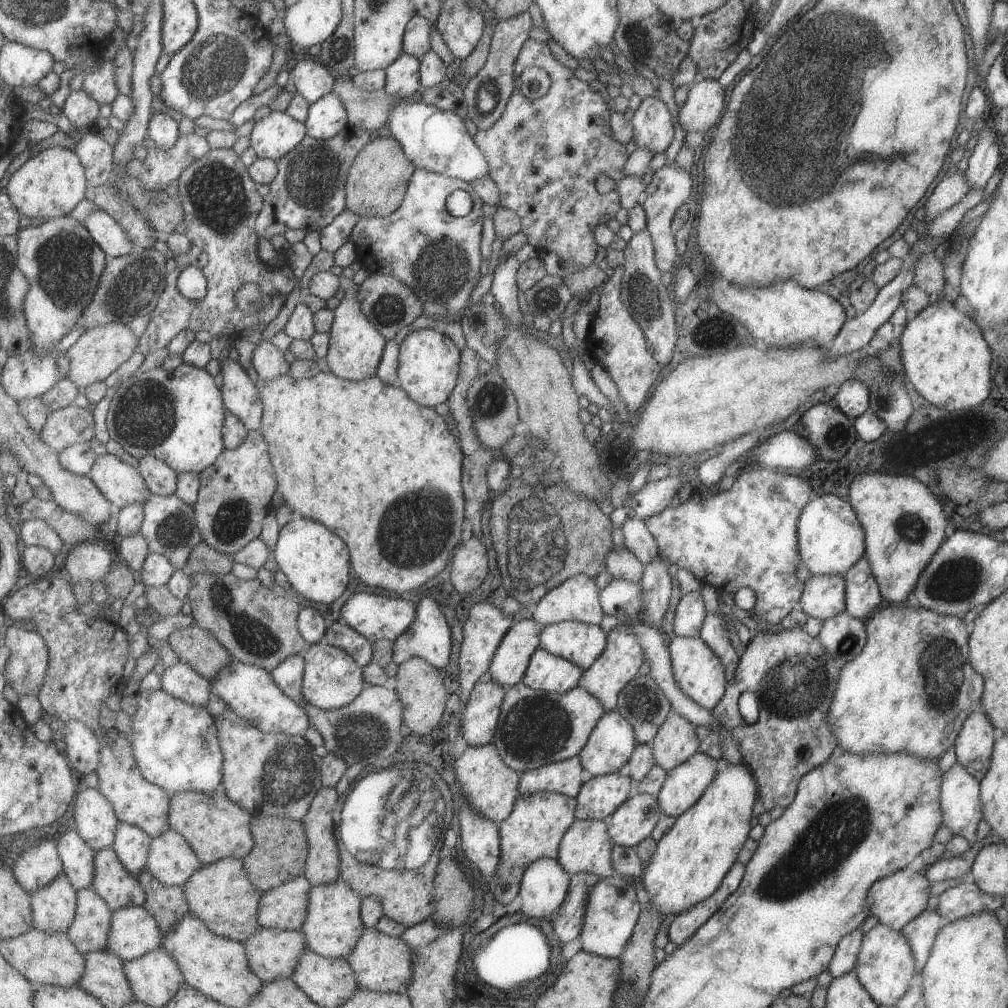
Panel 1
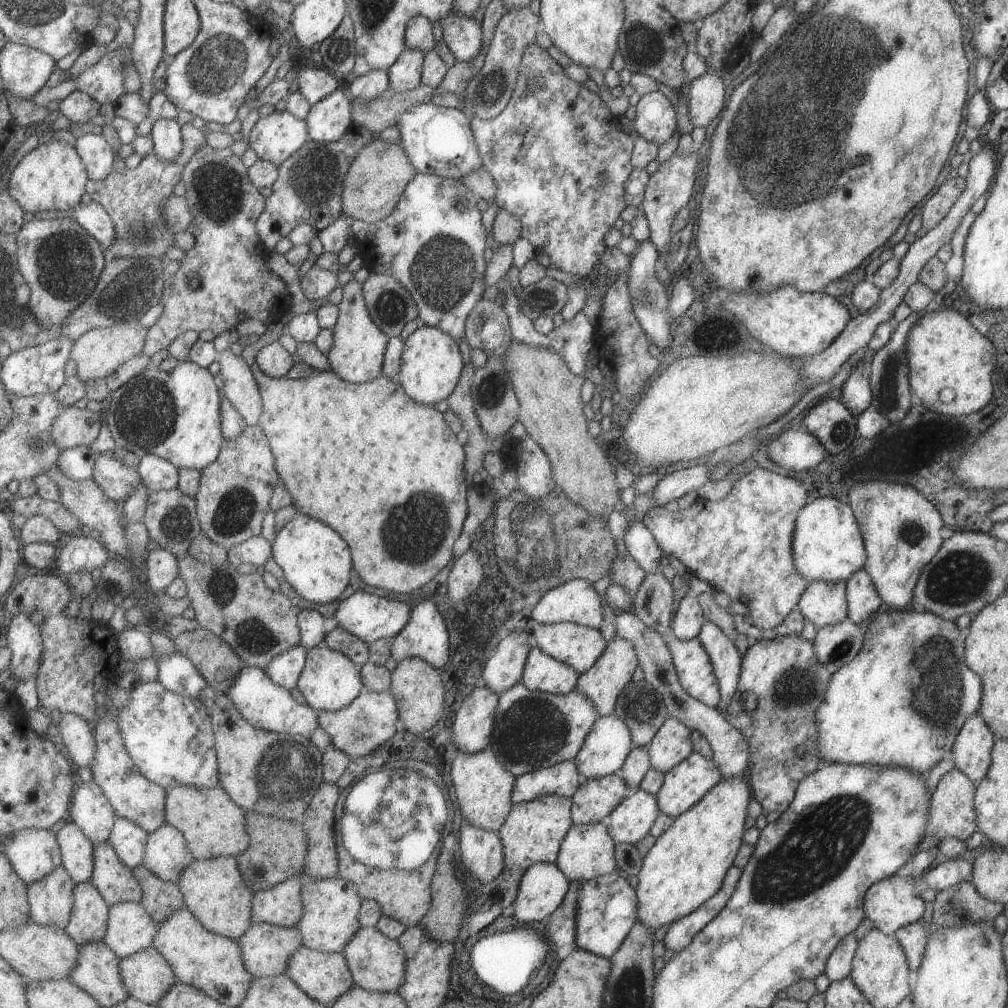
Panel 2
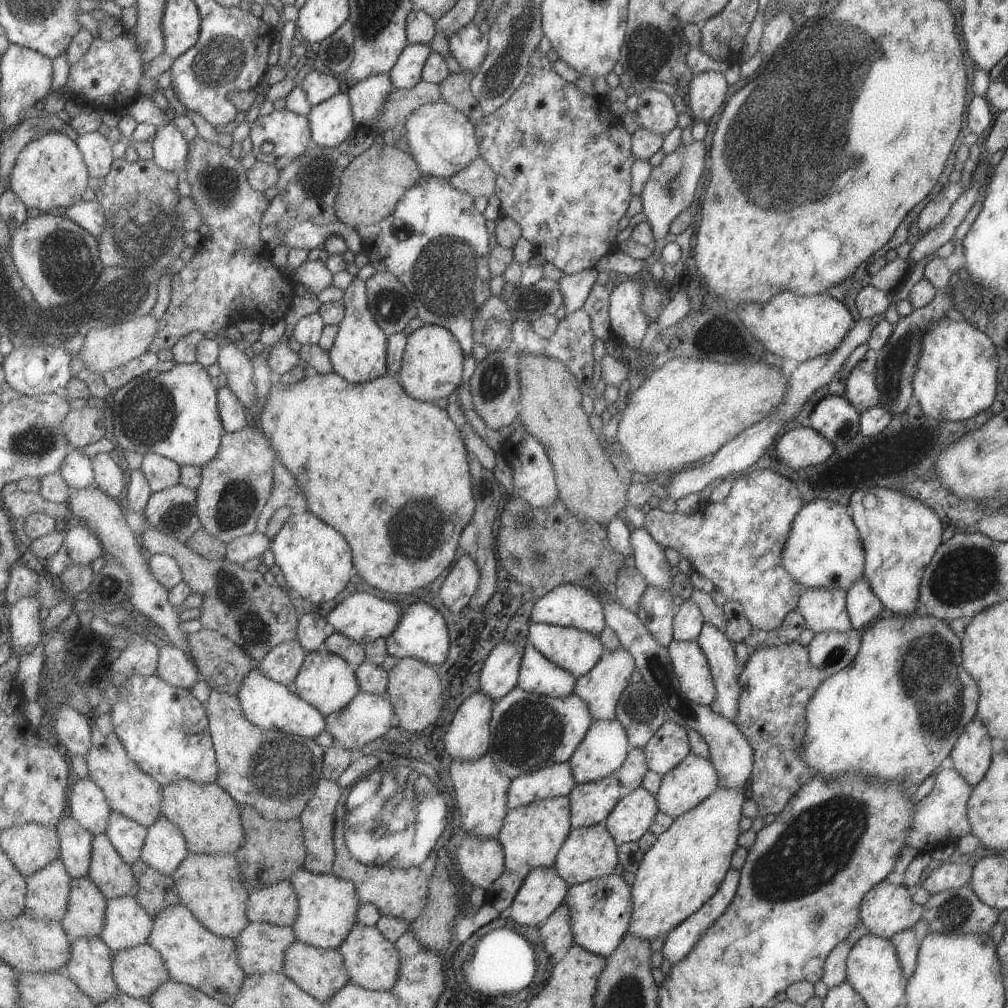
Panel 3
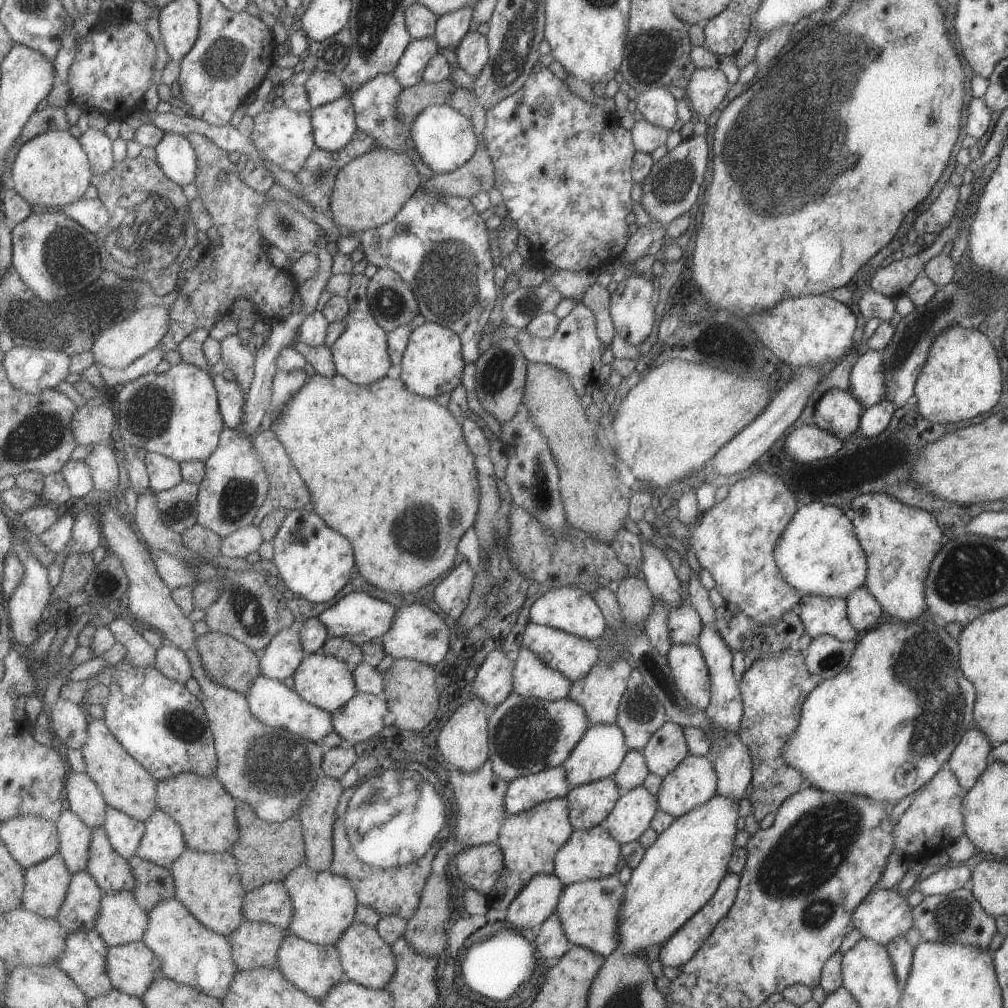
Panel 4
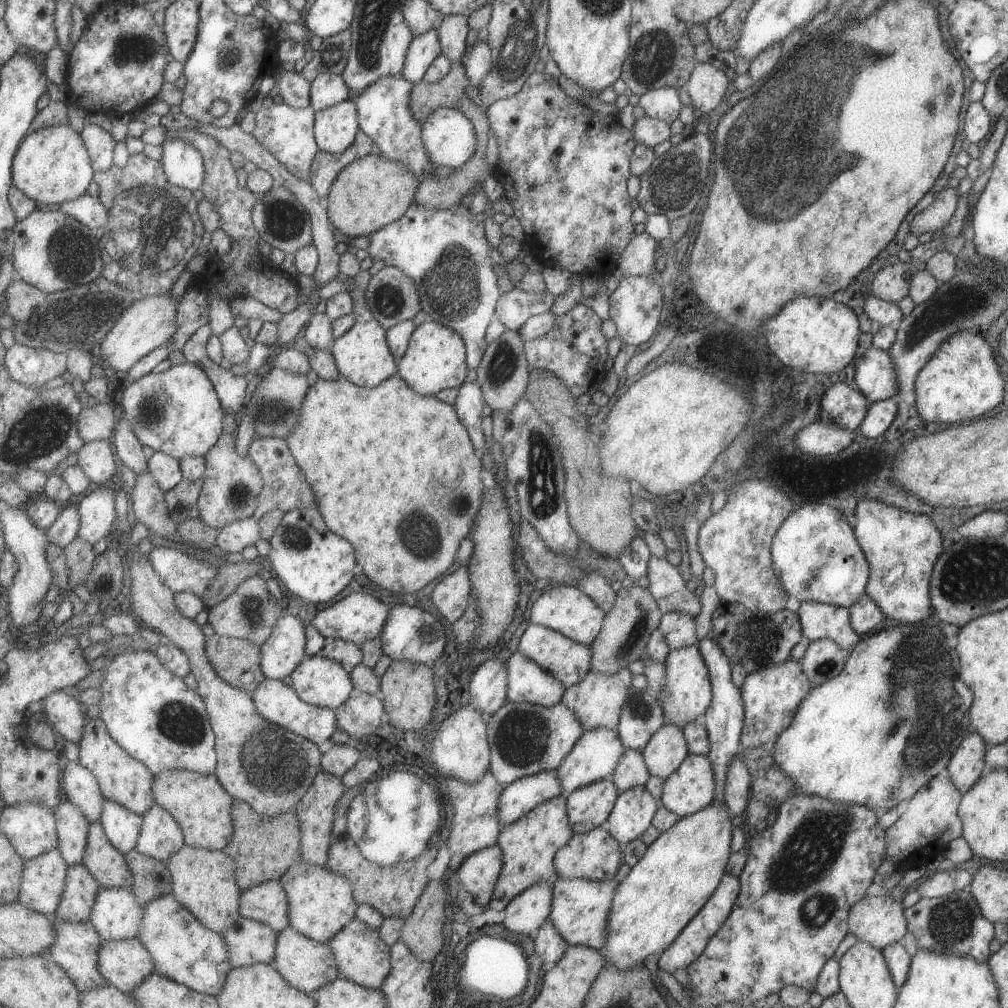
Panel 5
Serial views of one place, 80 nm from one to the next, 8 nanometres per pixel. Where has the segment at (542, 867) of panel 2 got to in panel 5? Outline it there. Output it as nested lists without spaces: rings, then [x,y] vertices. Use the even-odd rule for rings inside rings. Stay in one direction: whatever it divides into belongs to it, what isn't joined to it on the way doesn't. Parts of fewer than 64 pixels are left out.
[[[539,881],[512,898],[504,908],[503,926],[519,934],[533,935],[548,919],[552,903],[552,886]]]

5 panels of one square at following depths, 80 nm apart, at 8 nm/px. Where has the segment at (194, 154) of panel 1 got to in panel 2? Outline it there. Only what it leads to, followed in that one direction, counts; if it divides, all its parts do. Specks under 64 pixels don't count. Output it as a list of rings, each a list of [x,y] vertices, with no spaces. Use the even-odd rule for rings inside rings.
[[[195,121],[181,126],[181,138],[183,138],[183,150],[179,154],[181,161],[163,160],[153,151],[143,159],[137,168],[126,167],[124,174],[113,171],[105,180],[88,182],[86,192],[90,195],[91,200],[105,207],[115,221],[118,232],[117,242],[108,248],[107,261],[121,257],[149,260],[149,256],[153,256],[160,257],[167,263],[165,256],[169,256],[169,248],[178,248],[177,232],[169,226],[168,220],[165,220],[164,204],[173,195],[175,184],[179,184],[182,180],[184,162],[199,152],[199,149],[208,145],[204,130]]]

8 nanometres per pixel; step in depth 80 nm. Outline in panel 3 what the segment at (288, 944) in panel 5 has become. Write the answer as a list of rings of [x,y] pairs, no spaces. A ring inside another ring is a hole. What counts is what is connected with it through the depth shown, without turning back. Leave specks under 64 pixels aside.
[[[297,941],[289,947],[285,955],[284,973],[292,978],[302,989],[320,1001],[328,1003],[342,988],[352,982],[340,949],[322,949]]]

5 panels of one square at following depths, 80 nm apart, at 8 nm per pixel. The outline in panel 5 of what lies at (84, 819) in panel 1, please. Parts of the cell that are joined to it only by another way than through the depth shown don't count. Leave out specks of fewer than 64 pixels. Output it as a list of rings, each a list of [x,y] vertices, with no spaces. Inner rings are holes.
[[[69,761],[63,774],[65,798],[76,804],[91,823],[98,823],[102,819],[106,801],[98,778],[79,761]]]

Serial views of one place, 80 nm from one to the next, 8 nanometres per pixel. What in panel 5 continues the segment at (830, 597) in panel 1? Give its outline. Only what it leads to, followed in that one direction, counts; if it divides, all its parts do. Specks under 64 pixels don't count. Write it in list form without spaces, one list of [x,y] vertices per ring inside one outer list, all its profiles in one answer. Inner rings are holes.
[[[801,601],[795,614],[800,622],[802,636],[810,641],[831,639],[838,647],[850,650],[859,640],[859,635],[851,628],[845,607]]]

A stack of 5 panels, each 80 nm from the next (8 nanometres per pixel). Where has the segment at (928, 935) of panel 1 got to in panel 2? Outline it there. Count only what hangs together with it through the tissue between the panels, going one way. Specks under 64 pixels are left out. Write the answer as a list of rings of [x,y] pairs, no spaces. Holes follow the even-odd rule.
[[[923,919],[916,920],[911,924],[898,928],[893,936],[899,941],[905,958],[907,959],[908,969],[911,972],[918,972],[918,968],[925,952],[927,937],[930,930]]]

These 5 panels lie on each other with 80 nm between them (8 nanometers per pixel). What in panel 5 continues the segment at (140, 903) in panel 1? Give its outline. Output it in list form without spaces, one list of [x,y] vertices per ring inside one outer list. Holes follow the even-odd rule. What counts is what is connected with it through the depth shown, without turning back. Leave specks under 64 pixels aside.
[[[101,821],[90,823],[88,850],[83,864],[106,889],[131,888],[134,885],[133,871],[127,856],[113,846]]]

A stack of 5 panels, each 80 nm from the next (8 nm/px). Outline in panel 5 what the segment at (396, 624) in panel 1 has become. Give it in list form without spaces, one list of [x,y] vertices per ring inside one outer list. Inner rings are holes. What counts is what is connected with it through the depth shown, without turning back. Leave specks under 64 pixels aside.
[[[351,593],[318,612],[310,623],[313,623],[326,638],[343,639],[362,645],[368,640],[382,636],[391,610],[392,608],[389,608],[385,602],[381,602],[379,598],[375,598],[371,594]]]

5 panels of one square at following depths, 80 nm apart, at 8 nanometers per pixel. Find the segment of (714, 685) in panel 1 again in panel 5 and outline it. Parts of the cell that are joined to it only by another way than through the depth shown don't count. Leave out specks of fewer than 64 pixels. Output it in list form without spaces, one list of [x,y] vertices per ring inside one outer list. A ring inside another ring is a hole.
[[[697,644],[680,649],[670,649],[664,660],[666,676],[664,686],[657,695],[666,720],[681,727],[702,715],[711,702],[709,673]]]

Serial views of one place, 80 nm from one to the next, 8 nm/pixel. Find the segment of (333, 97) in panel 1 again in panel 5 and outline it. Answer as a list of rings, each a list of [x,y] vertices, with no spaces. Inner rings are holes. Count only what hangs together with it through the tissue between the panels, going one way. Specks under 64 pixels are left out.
[[[353,100],[340,102],[316,114],[316,139],[320,150],[325,152],[345,152],[360,130],[360,112]]]

